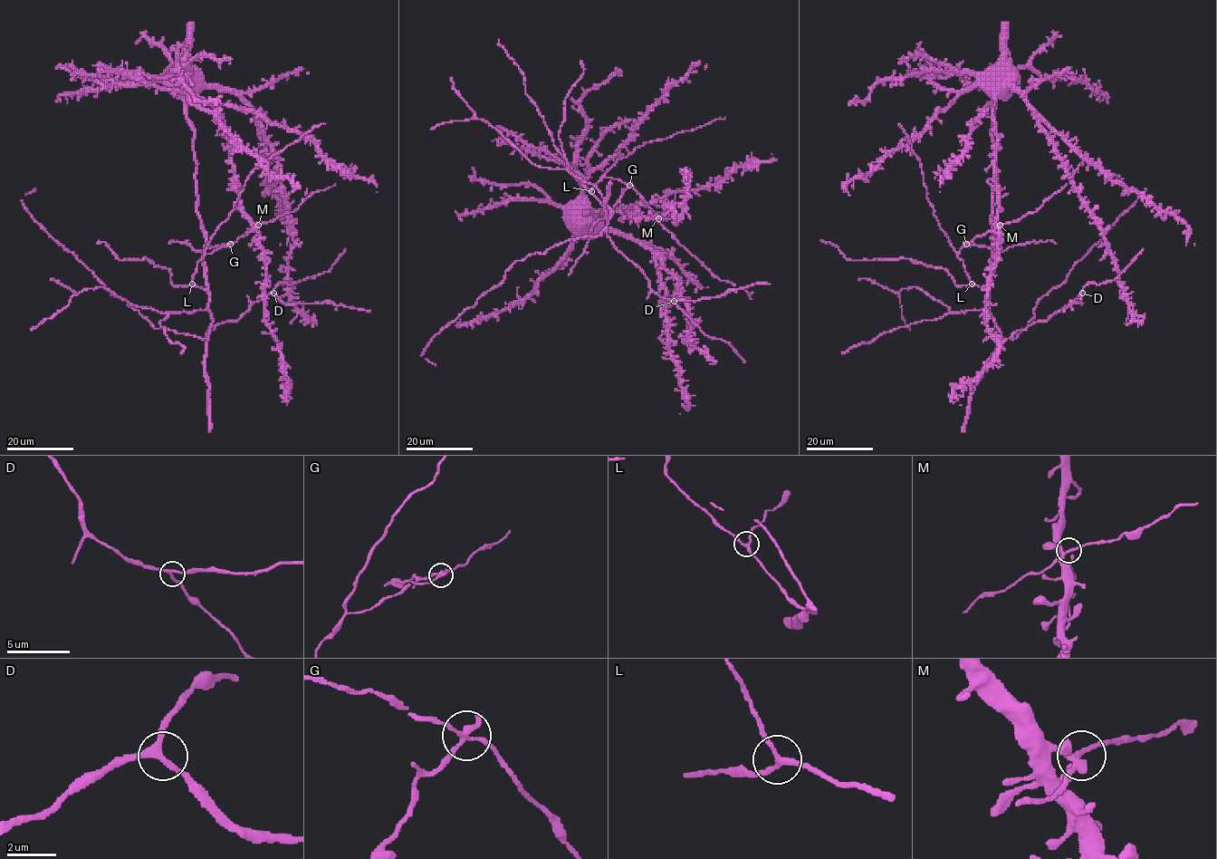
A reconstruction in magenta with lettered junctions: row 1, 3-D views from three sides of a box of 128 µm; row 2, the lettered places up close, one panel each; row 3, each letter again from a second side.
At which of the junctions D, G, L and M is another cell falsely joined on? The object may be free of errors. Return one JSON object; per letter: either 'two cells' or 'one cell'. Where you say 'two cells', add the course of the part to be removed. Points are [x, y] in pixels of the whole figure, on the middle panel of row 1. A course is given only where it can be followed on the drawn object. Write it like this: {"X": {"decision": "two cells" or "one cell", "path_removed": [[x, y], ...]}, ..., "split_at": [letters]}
{"D": {"decision": "one cell"}, "G": {"decision": "two cells", "path_removed": [[629, 185], [622, 192], [614, 210], [591, 227], [585, 250], [569, 275]]}, "L": {"decision": "one cell"}, "M": {"decision": "one cell"}, "split_at": ["G"]}

